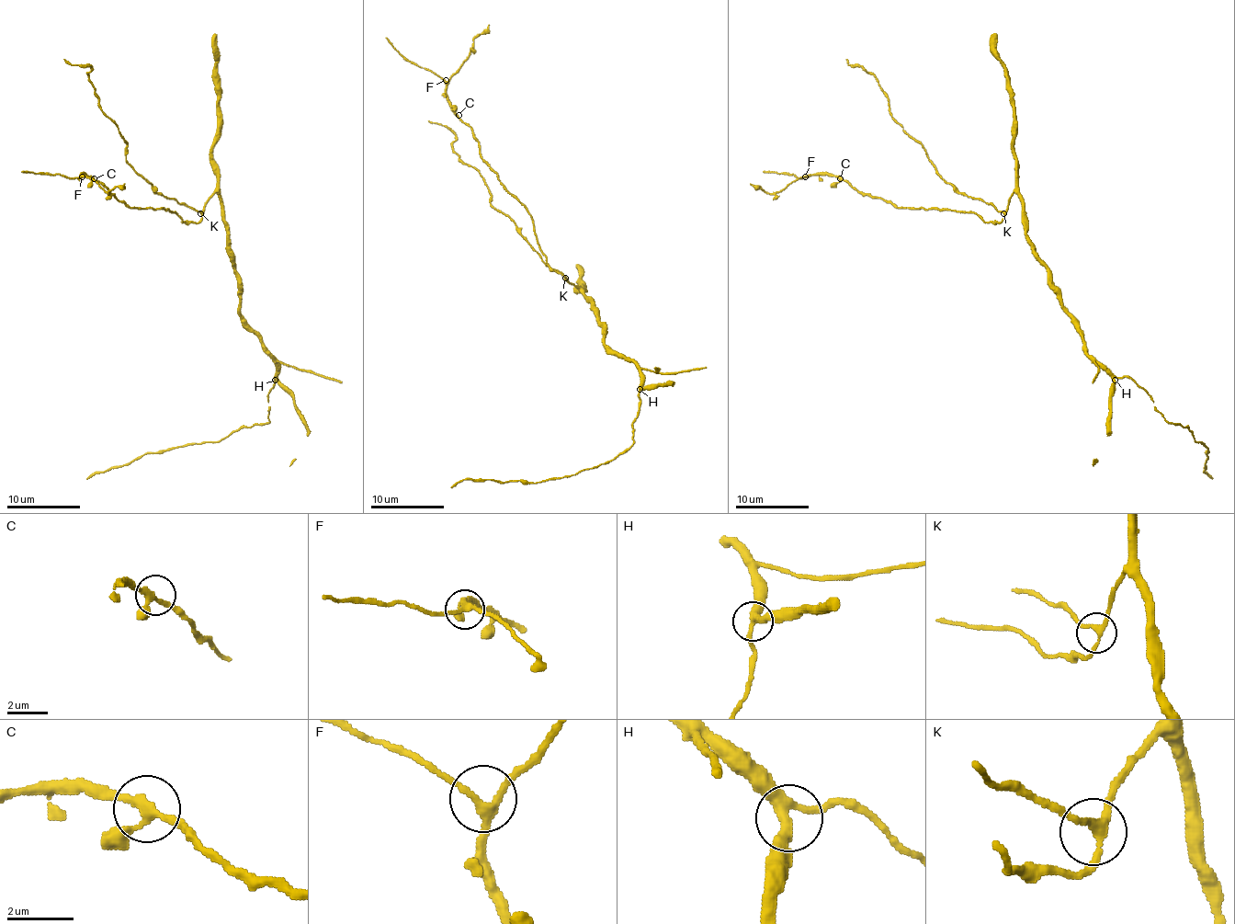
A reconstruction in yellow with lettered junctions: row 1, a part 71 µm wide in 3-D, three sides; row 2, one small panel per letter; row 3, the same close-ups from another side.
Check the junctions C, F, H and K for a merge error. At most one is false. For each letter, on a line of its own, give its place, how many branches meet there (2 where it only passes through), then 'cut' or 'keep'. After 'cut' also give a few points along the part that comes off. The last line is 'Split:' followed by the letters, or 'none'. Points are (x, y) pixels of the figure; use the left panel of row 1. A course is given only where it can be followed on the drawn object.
C: (94, 178) | 3 | keep
F: (82, 176) | 3 | keep
H: (275, 380) | 3 | keep
K: (200, 213) | 3 | keep
Split: none

